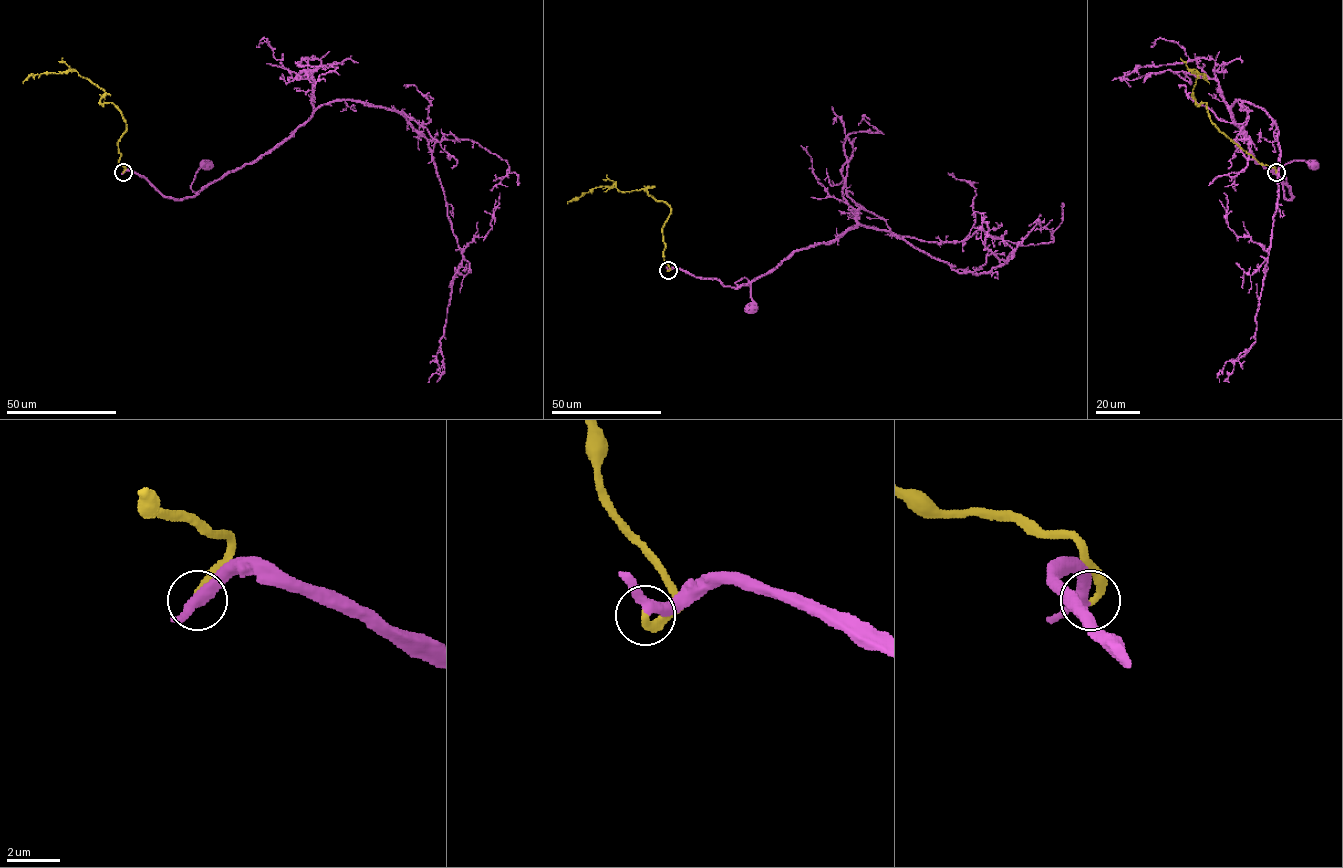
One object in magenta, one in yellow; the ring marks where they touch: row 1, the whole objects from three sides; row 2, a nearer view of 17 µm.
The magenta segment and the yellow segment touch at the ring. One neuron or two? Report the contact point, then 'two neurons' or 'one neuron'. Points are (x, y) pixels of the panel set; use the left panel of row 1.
(123, 172) | one neuron

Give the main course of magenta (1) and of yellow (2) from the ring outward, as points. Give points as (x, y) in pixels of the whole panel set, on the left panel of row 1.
1: (123, 172), (134, 171), (164, 195), (182, 199), (196, 194), (191, 185), (196, 171), (206, 160), (205, 164)
2: (123, 172), (118, 143), (126, 123), (113, 103), (101, 103), (105, 92), (72, 69), (29, 75), (23, 83)

